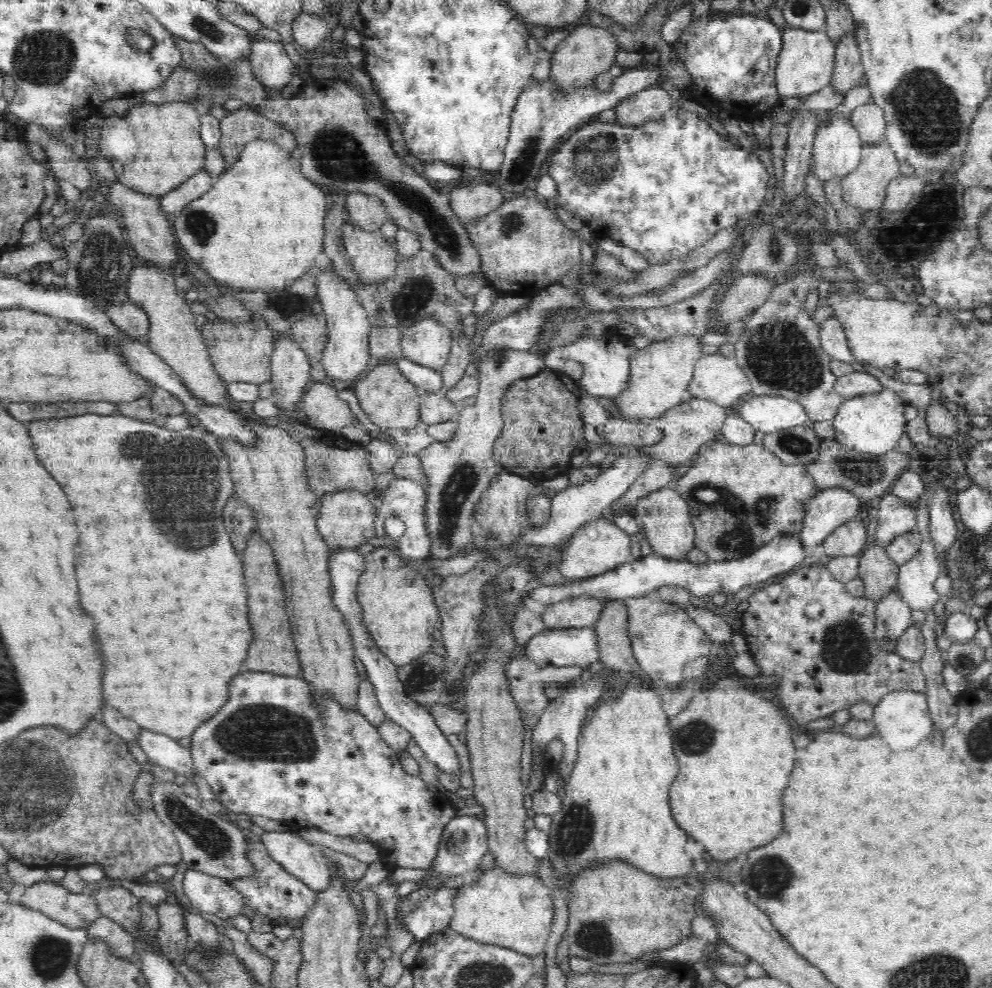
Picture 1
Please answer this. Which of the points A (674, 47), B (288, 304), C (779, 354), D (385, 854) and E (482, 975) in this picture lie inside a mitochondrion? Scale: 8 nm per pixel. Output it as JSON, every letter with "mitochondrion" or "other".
{"A":"other","B":"mitochondrion","C":"mitochondrion","D":"other","E":"mitochondrion"}

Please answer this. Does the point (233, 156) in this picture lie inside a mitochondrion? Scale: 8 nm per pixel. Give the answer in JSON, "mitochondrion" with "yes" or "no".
{"mitochondrion":"no"}

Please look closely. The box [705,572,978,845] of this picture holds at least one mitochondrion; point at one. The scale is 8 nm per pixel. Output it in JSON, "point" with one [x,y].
{"point":[846,648]}

